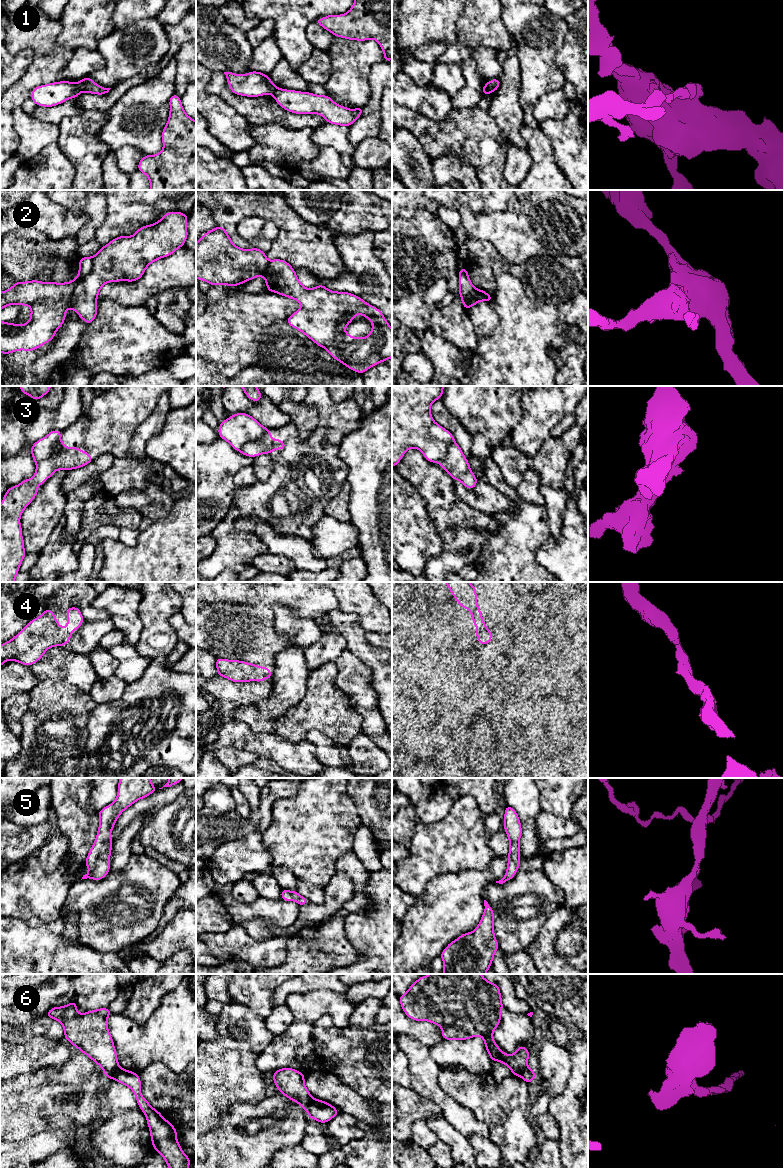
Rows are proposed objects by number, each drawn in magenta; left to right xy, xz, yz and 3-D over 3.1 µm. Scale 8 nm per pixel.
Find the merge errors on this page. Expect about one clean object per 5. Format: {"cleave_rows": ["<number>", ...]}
{"cleave_rows": ["1", "2", "3", "6"]}

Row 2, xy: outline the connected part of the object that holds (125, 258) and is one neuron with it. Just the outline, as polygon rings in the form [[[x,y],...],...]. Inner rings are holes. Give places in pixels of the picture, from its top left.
[[[167,212],[152,225],[139,228],[132,236],[114,238],[92,258],[92,269],[75,286],[71,308],[88,324],[97,315],[97,297],[107,282],[139,280],[146,268],[183,247],[188,237],[188,216]]]

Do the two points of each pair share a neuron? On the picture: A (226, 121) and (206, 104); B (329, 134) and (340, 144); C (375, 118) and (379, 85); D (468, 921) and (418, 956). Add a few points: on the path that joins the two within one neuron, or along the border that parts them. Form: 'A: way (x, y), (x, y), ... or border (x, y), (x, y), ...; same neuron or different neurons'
A: way (221, 117), (211, 107); same neuron
B: way (332, 136), (337, 141); same neuron
C: way (375, 110), (376, 93); same neuron
D: way (454, 921), (447, 921), (426, 942); same neuron

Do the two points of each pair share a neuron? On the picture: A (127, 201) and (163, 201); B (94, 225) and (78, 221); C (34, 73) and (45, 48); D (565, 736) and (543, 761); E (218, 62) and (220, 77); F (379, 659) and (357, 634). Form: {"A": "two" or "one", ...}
{"A": "one", "B": "two", "C": "one", "D": "two", "E": "two", "F": "one"}

